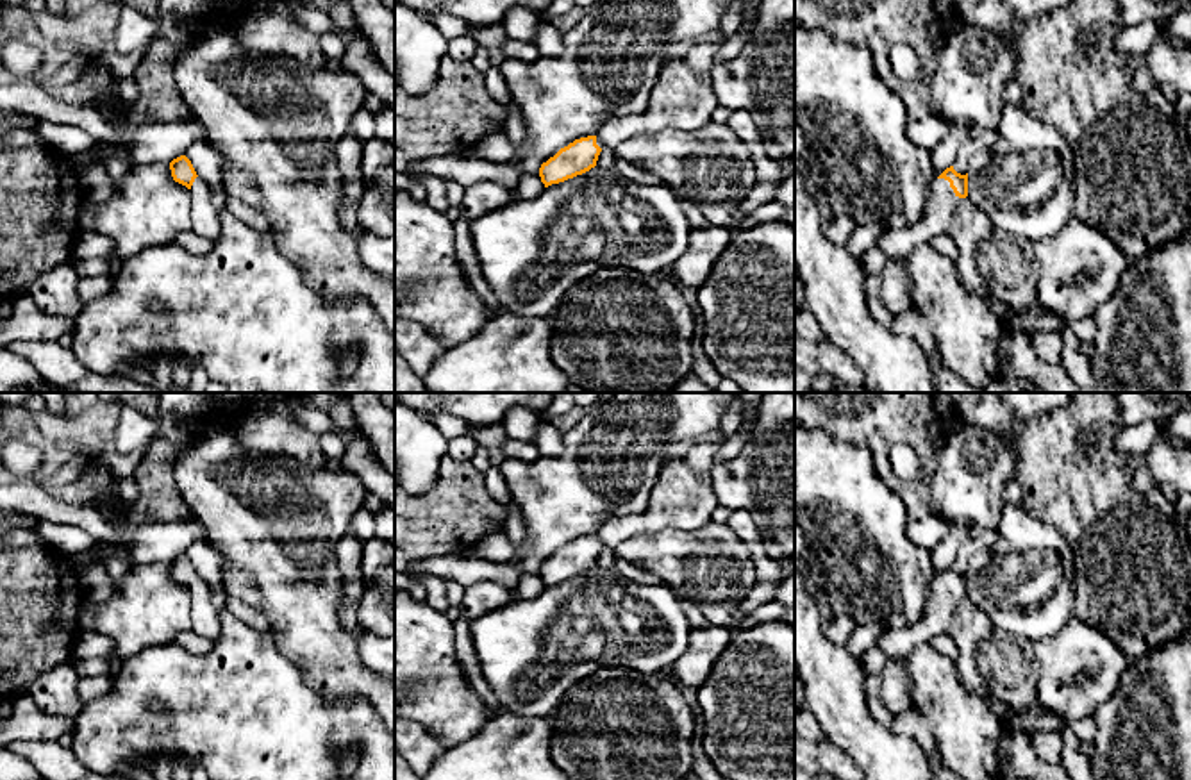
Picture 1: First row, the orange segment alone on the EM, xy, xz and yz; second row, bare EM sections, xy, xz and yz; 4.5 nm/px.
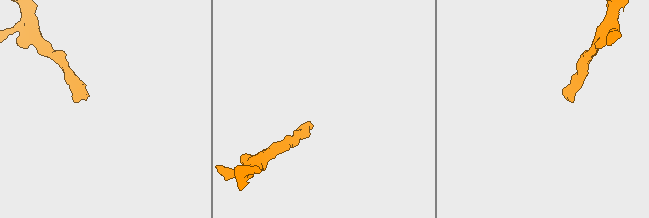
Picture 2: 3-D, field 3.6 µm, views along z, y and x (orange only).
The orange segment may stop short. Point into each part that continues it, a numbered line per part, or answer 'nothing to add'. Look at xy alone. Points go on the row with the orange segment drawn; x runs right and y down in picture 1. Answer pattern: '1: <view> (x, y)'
1: xy (204, 215)

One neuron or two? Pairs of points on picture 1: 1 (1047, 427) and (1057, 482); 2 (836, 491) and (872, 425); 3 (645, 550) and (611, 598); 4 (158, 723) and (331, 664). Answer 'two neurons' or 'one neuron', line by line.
1: one neuron
2: two neurons
3: two neurons
4: two neurons

